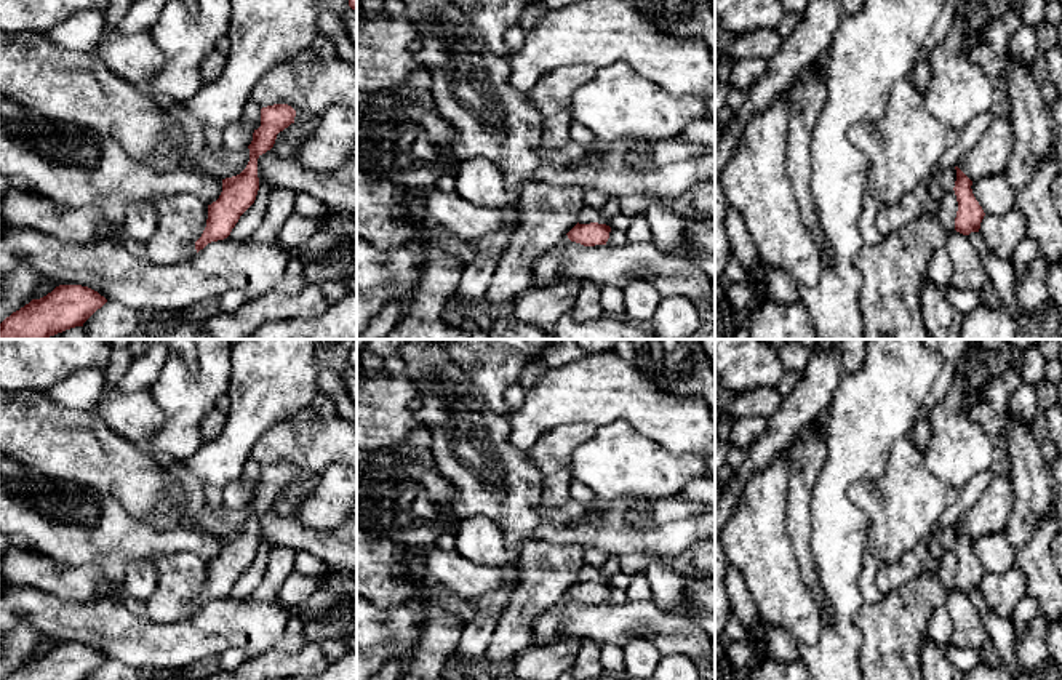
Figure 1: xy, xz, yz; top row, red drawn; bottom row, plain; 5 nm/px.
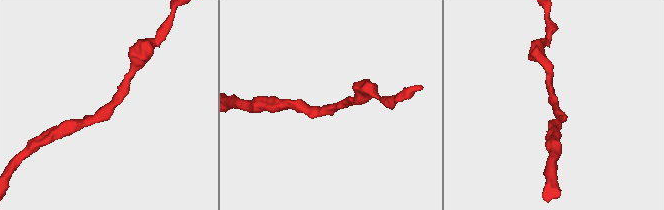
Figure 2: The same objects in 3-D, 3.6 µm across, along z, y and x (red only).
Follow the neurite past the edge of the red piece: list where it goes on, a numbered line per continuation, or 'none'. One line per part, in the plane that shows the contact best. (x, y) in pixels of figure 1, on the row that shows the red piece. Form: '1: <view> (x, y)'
none

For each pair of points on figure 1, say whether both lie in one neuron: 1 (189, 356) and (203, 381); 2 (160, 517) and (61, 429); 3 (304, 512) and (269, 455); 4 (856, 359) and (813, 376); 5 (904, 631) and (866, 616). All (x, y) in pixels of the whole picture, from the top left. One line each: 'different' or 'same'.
1: different
2: different
3: different
4: different
5: same

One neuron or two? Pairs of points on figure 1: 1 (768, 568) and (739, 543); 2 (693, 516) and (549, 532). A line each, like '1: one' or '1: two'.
1: one
2: one

